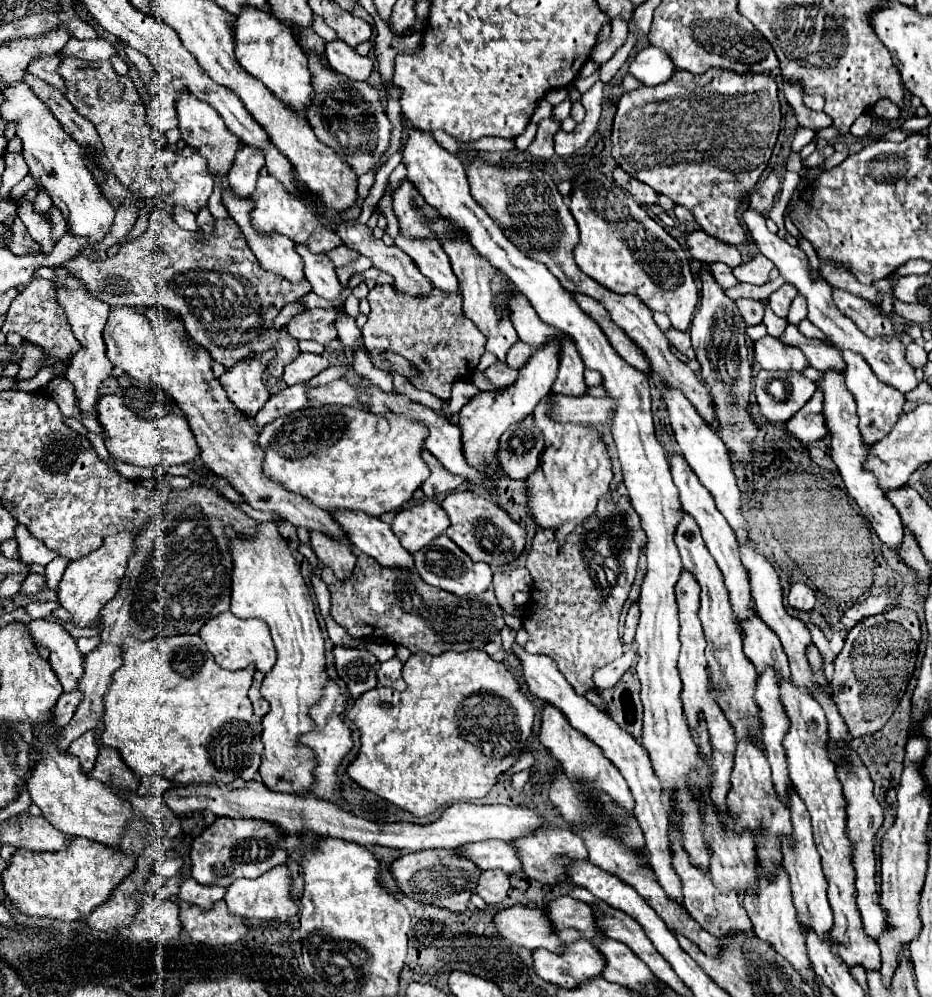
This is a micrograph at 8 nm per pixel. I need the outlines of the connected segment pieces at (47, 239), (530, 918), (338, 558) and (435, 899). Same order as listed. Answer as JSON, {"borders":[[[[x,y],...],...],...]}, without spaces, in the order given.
{"borders":[[[[24,195],[16,199],[16,205],[18,205],[18,217],[26,225],[30,237],[40,245],[40,251],[44,255],[52,253],[56,241],[52,239],[52,221],[48,219],[48,215],[42,211],[36,211],[34,203],[30,203]]],[[[514,905],[508,909],[500,909],[492,917],[498,933],[524,947],[524,949],[550,949],[562,951],[564,943],[558,937],[552,937],[552,929],[548,929],[548,921],[544,921],[542,909],[528,909],[526,905]]],[[[310,533],[310,547],[320,559],[324,567],[330,567],[340,581],[352,577],[352,569],[356,563],[356,555],[344,545],[336,545],[336,541],[328,541],[322,533]]],[[[432,849],[432,851],[408,853],[408,855],[404,853],[402,857],[398,857],[390,865],[392,877],[398,883],[398,889],[406,897],[420,901],[420,903],[436,905],[436,907],[442,907],[442,909],[448,909],[448,911],[454,911],[454,913],[466,911],[470,895],[476,889],[480,871],[476,869],[476,865],[462,861],[458,857],[452,857],[452,853],[454,851],[448,851],[448,849],[444,849],[444,851]]]]}

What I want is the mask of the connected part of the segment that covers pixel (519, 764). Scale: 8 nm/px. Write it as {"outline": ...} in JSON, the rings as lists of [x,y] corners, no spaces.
{"outline":[[[524,751],[519,760],[509,769],[508,772],[505,772],[502,775],[508,775],[510,777],[517,772],[520,772],[524,769],[530,768],[534,763],[534,756],[533,753],[530,751]]]}

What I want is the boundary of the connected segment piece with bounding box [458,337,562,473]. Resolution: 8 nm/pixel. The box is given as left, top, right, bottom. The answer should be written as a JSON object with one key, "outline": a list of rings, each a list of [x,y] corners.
{"outline":[[[548,339],[542,347],[538,347],[530,359],[524,363],[524,367],[518,369],[518,377],[512,385],[500,389],[498,393],[494,391],[482,391],[470,399],[466,407],[460,411],[460,429],[462,429],[462,449],[466,455],[466,461],[472,463],[472,467],[480,467],[488,473],[496,473],[500,469],[496,461],[496,449],[498,449],[498,439],[500,435],[512,425],[522,421],[526,415],[534,411],[534,407],[540,403],[546,393],[550,393],[552,381],[556,379],[558,373],[558,363],[560,363],[560,349],[562,341],[560,339]]]}

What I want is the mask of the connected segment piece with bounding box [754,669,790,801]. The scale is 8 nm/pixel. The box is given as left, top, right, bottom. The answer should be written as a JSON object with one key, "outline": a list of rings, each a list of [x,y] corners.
{"outline":[[[764,669],[762,673],[758,673],[756,687],[754,687],[754,701],[760,709],[758,719],[762,723],[764,751],[772,767],[772,781],[776,781],[776,791],[784,801],[784,789],[788,787],[790,777],[784,761],[782,739],[784,739],[784,733],[788,731],[788,721],[784,721],[784,709],[780,709],[778,685],[772,669]]]}

